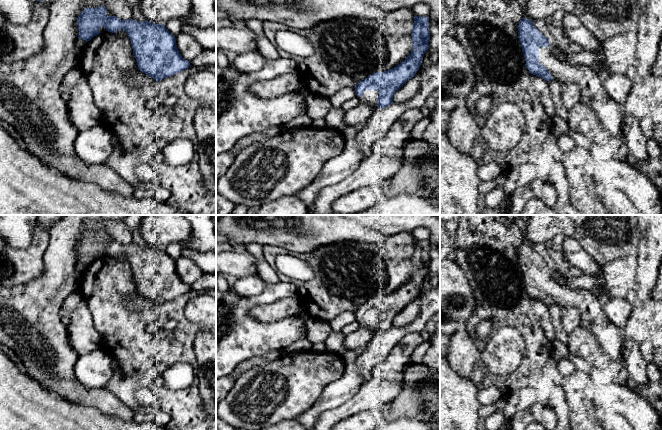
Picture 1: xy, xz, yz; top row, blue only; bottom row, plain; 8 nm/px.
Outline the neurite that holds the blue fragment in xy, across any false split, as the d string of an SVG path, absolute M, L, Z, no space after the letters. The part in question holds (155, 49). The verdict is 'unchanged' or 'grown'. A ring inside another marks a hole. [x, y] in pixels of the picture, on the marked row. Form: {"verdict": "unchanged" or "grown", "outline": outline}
{"verdict": "unchanged", "outline": "M105 6L84 9L77 18L77 24L79 29L78 38L86 42L100 34L99 29L103 26L108 32L112 33L116 33L119 30L126 31L130 38L139 70L158 82L166 77L171 77L184 71L191 66L190 61L185 60L179 53L176 38L168 31L165 25L155 24L148 20L139 22L134 19L121 20L116 16L108 16Z"}

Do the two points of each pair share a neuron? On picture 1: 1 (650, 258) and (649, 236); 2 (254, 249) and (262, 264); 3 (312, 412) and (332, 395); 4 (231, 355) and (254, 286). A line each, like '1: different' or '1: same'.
1: same
2: same
3: same
4: different

